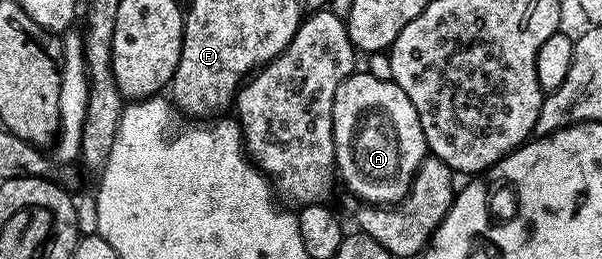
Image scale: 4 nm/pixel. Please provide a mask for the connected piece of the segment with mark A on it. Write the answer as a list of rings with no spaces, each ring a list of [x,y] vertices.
[[[354,73],[334,93],[332,120],[336,170],[342,183],[368,205],[395,205],[403,201],[412,187],[412,178],[429,154],[410,97],[392,80]]]

